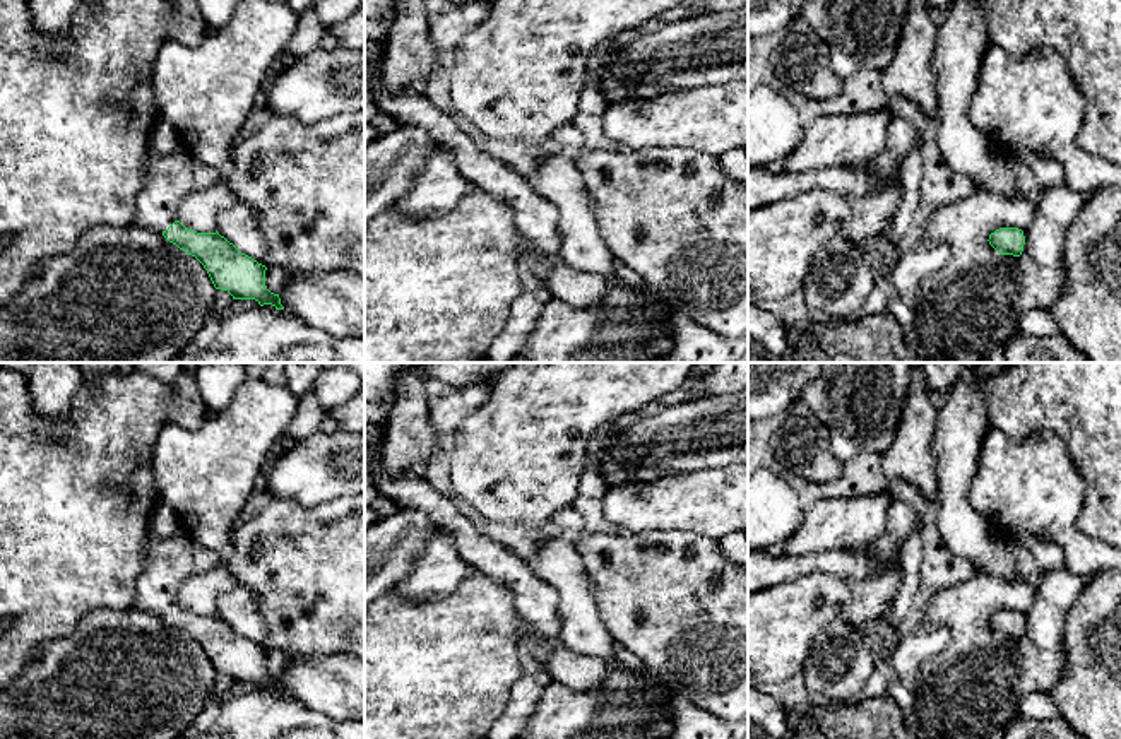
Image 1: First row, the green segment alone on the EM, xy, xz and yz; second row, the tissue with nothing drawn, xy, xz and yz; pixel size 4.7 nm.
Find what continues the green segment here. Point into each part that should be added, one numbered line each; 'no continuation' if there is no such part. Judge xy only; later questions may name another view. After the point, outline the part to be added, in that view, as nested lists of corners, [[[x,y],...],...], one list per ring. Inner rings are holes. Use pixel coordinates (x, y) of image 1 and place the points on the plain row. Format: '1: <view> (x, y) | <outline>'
1: xy (168, 563) | [[[181,529],[171,537],[147,539],[144,570],[135,582],[135,606],[164,616],[175,604],[181,583],[195,573],[193,541]]]

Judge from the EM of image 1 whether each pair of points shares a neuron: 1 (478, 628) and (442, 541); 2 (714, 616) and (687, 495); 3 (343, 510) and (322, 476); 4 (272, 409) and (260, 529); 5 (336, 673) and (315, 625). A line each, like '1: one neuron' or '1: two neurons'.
1: two neurons
2: two neurons
3: two neurons
4: two neurons
5: two neurons

